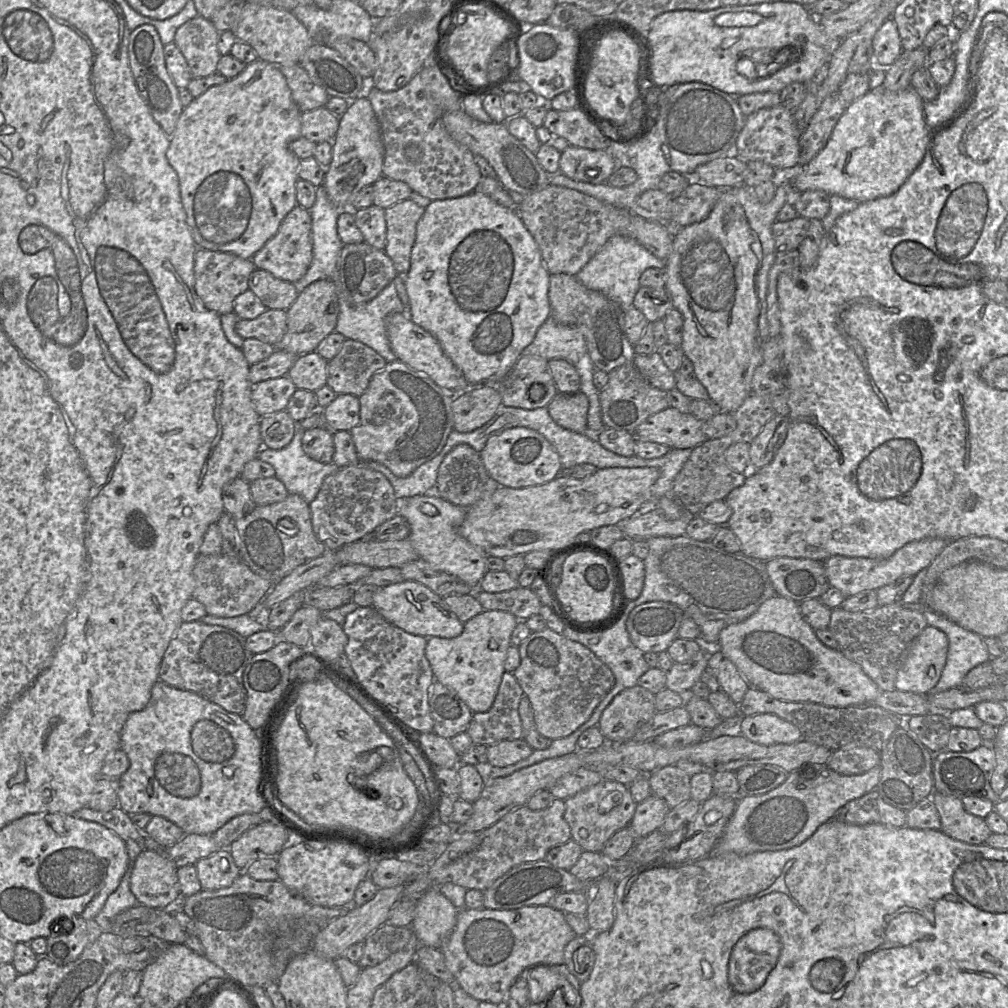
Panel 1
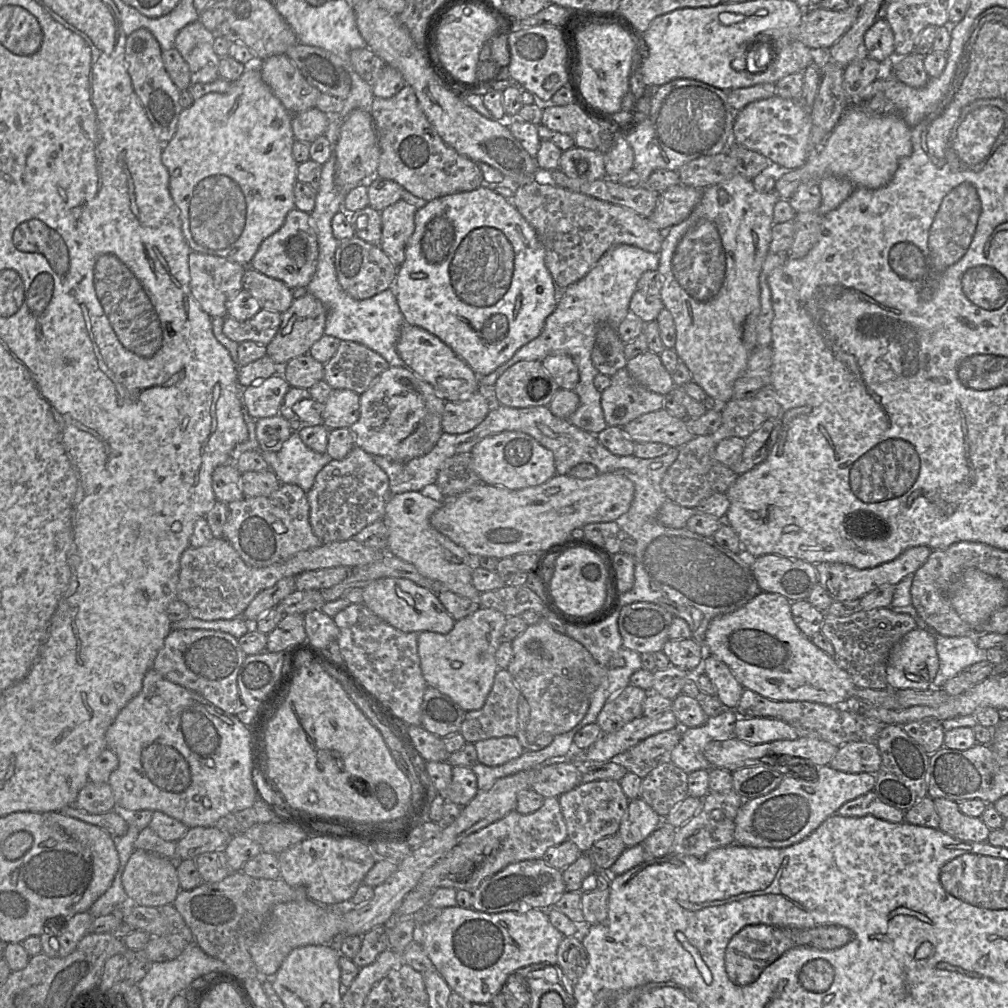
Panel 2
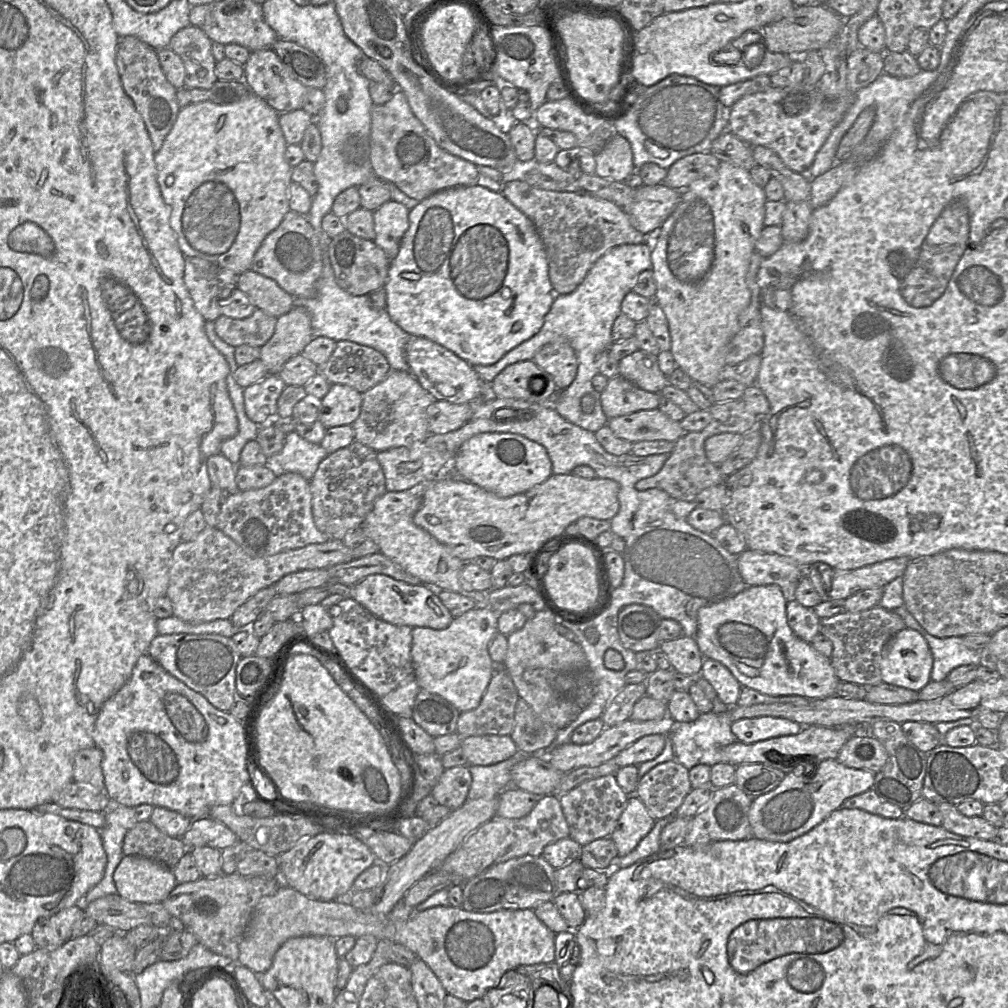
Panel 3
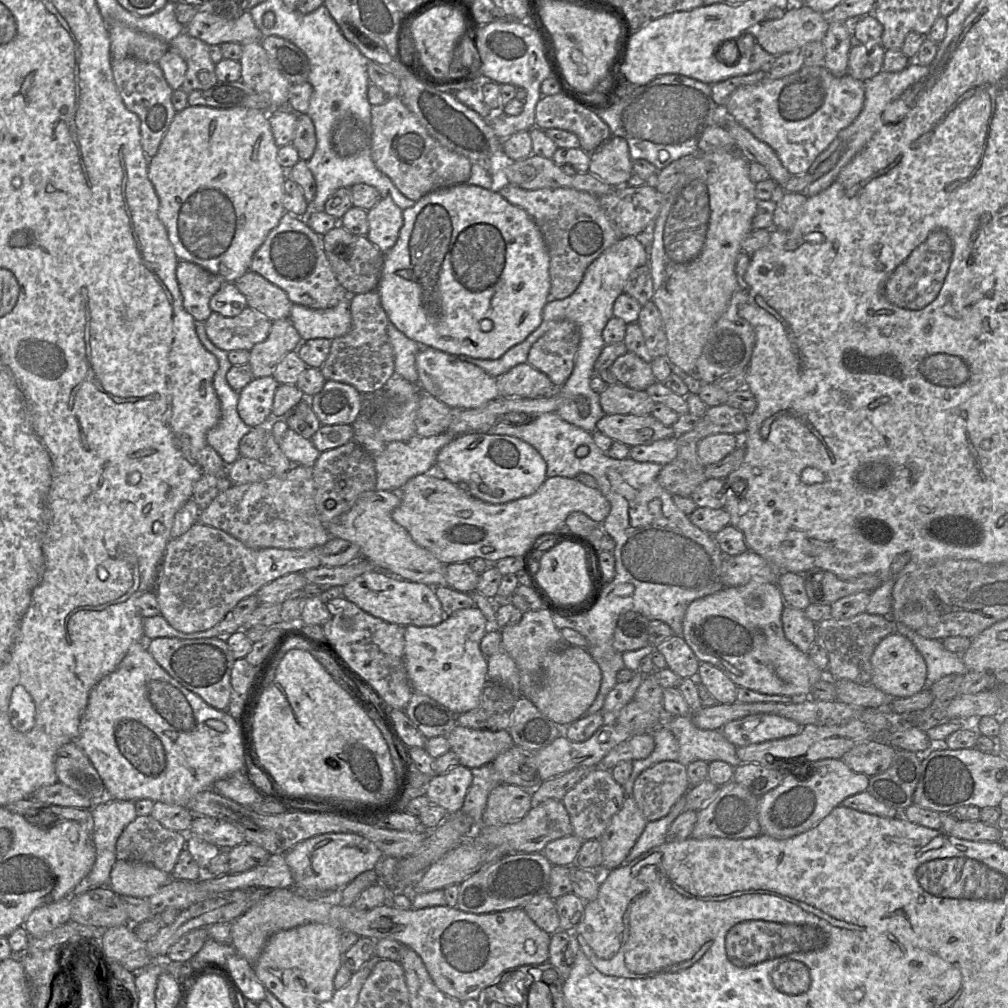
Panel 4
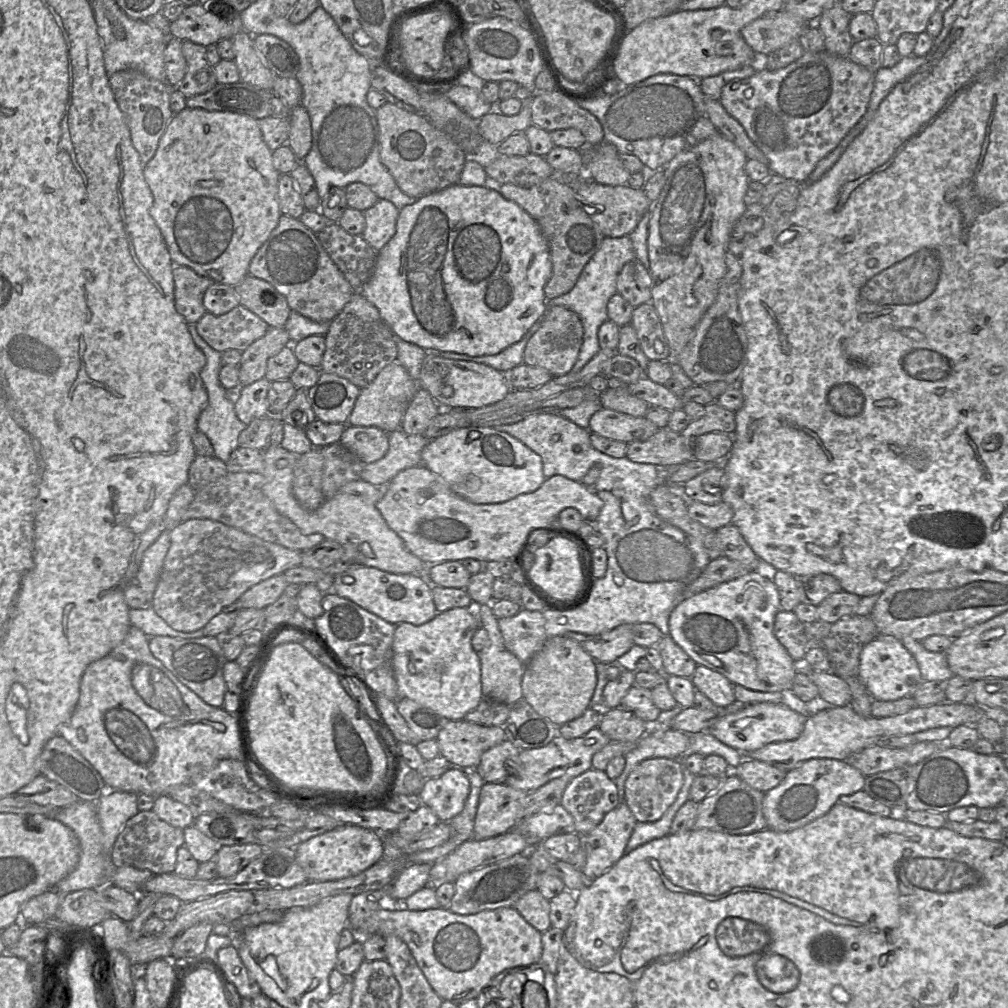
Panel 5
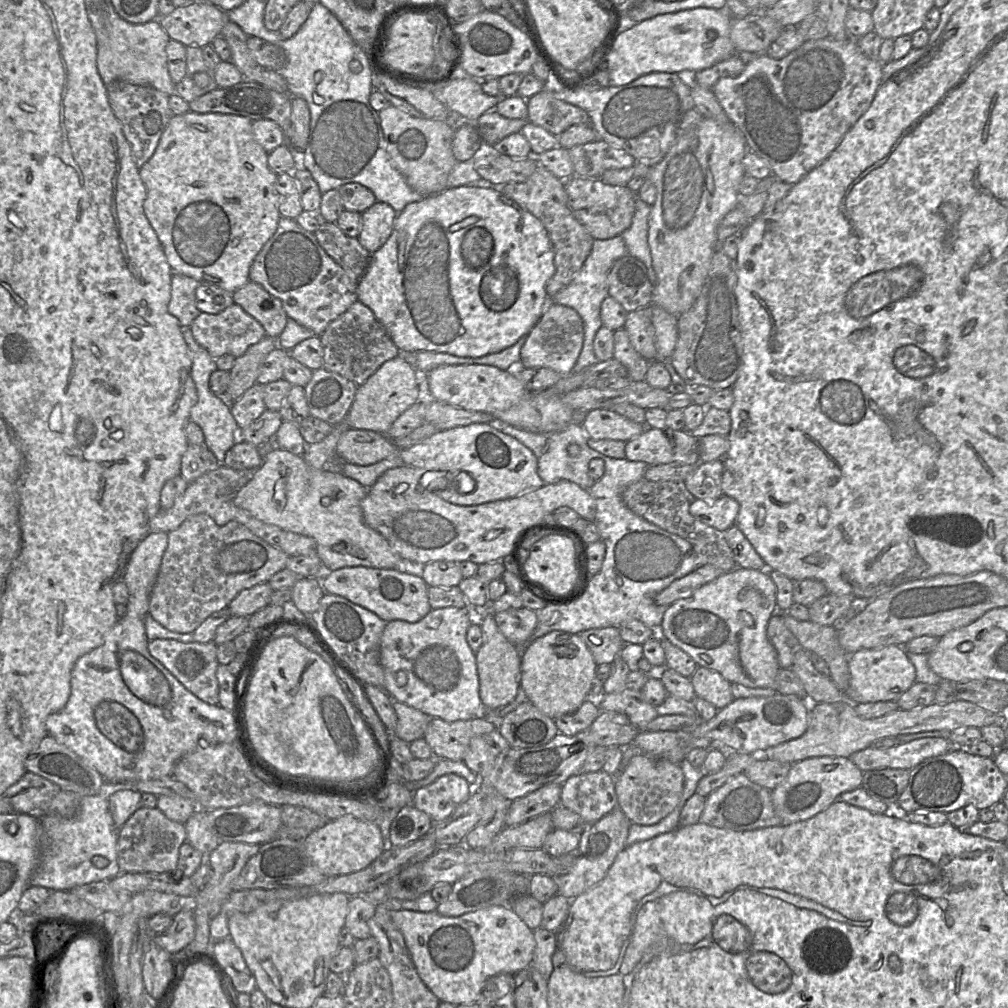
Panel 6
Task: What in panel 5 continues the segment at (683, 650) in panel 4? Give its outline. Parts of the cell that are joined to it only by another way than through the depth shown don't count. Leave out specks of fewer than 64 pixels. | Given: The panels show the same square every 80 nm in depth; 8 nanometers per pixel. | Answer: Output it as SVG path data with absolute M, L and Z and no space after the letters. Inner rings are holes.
M664 635L656 644L663 659L665 675L691 678L697 663L673 640L670 635Z

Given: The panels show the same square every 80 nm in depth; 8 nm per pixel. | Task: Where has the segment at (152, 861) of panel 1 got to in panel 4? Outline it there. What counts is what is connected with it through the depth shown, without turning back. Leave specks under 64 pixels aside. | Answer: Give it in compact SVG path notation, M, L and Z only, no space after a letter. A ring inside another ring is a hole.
M117 860L110 874L109 887L119 895L148 899L160 888L166 886L172 879L171 874L168 874L151 864L137 861Z

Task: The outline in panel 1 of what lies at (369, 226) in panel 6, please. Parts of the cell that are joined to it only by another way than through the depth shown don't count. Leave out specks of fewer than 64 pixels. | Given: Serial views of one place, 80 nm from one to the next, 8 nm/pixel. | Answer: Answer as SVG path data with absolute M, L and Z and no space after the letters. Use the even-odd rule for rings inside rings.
M411 199L400 201L385 209L387 232L384 251L400 275L406 275L410 269L417 223L424 212L425 208Z

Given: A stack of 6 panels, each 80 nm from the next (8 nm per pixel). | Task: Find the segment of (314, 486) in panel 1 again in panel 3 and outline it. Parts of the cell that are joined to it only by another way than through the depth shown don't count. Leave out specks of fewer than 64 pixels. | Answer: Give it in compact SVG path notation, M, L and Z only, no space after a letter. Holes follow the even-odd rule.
M296 431L286 434L281 451L267 459L278 473L294 472L311 481L320 462L328 455L319 444L302 438Z

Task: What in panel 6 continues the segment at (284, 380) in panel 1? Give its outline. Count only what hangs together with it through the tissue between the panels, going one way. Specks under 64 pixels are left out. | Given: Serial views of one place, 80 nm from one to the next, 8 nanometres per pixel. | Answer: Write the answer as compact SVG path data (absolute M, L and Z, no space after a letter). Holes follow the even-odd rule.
M255 383L231 404L231 413L240 429L257 419L267 408L263 400L264 385Z

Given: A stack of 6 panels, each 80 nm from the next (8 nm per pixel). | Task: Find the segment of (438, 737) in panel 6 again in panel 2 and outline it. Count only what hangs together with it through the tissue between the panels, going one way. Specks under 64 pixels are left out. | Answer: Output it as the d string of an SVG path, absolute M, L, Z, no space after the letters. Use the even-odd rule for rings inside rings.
M516 736L490 738L474 743L478 762L489 767L503 765L519 756L525 749Z

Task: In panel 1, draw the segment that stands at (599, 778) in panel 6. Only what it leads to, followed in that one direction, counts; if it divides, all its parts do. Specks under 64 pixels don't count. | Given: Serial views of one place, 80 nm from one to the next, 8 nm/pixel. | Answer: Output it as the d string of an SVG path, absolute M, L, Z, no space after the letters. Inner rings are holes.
M609 780L587 788L565 800L564 818L571 831L571 839L584 851L601 853L606 842L617 831L629 826L637 803L628 786Z

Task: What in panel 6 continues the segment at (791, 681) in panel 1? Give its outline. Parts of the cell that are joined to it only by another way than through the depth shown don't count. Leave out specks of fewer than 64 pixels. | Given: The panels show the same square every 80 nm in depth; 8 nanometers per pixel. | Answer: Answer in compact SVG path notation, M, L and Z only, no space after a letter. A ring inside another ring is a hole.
M736 567L701 586L689 597L667 606L658 635L689 654L698 666L719 672L730 683L747 687L775 688L779 669L777 652L767 637L767 625L777 610L777 587L769 570Z

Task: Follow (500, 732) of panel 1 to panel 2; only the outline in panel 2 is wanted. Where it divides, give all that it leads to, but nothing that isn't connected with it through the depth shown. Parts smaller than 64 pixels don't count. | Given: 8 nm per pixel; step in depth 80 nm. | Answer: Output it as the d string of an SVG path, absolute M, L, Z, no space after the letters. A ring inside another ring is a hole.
M499 668L485 704L479 710L465 713L460 734L468 743L490 738L516 736L518 730L518 699L521 692L507 669Z

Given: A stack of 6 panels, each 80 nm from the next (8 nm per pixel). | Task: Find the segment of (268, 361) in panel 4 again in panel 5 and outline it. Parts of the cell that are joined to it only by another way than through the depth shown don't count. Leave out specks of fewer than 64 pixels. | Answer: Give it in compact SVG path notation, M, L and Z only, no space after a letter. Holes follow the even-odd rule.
M270 327L264 336L250 344L239 363L239 386L247 386L265 376L267 361L284 347L293 346L285 327Z

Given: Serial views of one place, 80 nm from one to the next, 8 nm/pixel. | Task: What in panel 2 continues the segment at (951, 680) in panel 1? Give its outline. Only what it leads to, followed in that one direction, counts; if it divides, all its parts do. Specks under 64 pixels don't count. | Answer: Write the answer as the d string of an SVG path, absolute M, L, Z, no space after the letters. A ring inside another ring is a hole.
M934 633L939 669L933 687L941 689L946 681L959 675L973 664L986 661L987 650L979 648L974 635L947 637Z

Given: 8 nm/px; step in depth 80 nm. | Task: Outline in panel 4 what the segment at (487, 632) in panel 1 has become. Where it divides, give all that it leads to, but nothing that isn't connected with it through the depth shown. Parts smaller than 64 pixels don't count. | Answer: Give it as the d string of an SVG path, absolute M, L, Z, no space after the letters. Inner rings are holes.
M476 607L457 610L435 626L405 626L404 662L413 691L429 696L456 715L475 709L488 683L487 656L481 651L480 642L489 629L489 622Z

